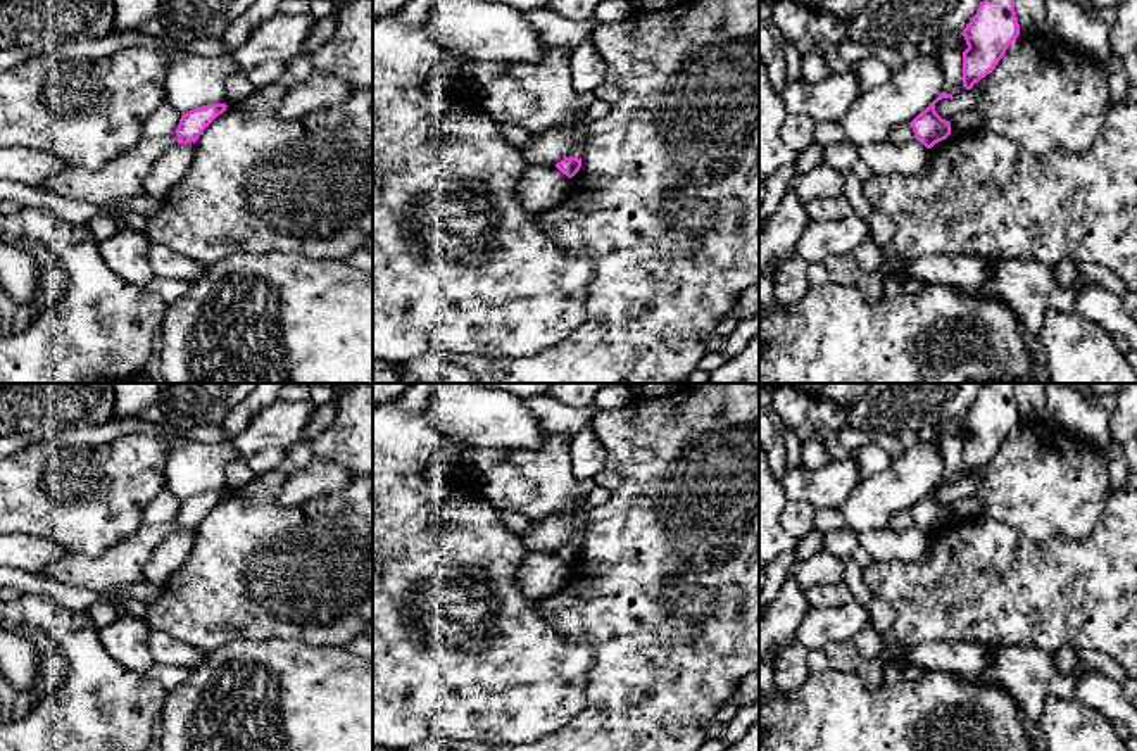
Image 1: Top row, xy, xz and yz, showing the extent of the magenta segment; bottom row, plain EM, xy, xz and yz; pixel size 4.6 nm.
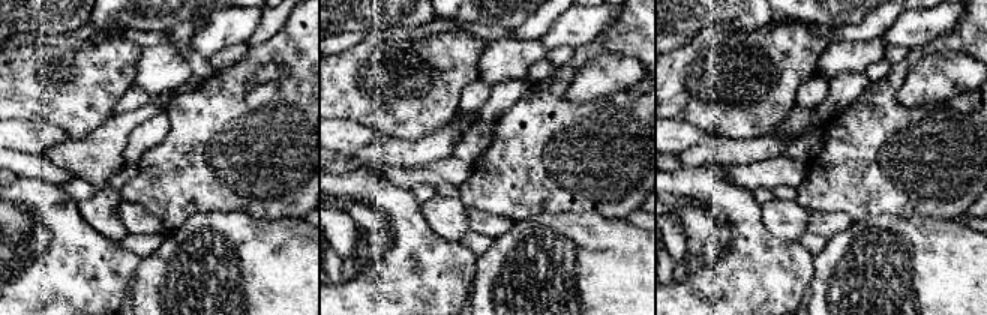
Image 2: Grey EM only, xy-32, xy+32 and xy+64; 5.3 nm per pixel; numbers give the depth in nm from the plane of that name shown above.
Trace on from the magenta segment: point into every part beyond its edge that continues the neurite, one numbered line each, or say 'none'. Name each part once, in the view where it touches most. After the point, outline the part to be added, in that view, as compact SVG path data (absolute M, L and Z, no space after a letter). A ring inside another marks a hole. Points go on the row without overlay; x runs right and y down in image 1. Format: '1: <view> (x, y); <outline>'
none

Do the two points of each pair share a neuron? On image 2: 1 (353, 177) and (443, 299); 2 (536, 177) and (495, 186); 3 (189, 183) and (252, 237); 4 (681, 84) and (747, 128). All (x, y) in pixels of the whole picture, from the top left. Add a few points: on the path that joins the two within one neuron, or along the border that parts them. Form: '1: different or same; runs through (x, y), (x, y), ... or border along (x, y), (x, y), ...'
1: same; runs through (386, 201), (408, 224), (420, 266)
2: same; runs through (525, 177), (506, 180)
3: different; border along (257, 216), (236, 210), (203, 210), (188, 218)
4: same; runs through (698, 86), (716, 104), (723, 104), (731, 111)

